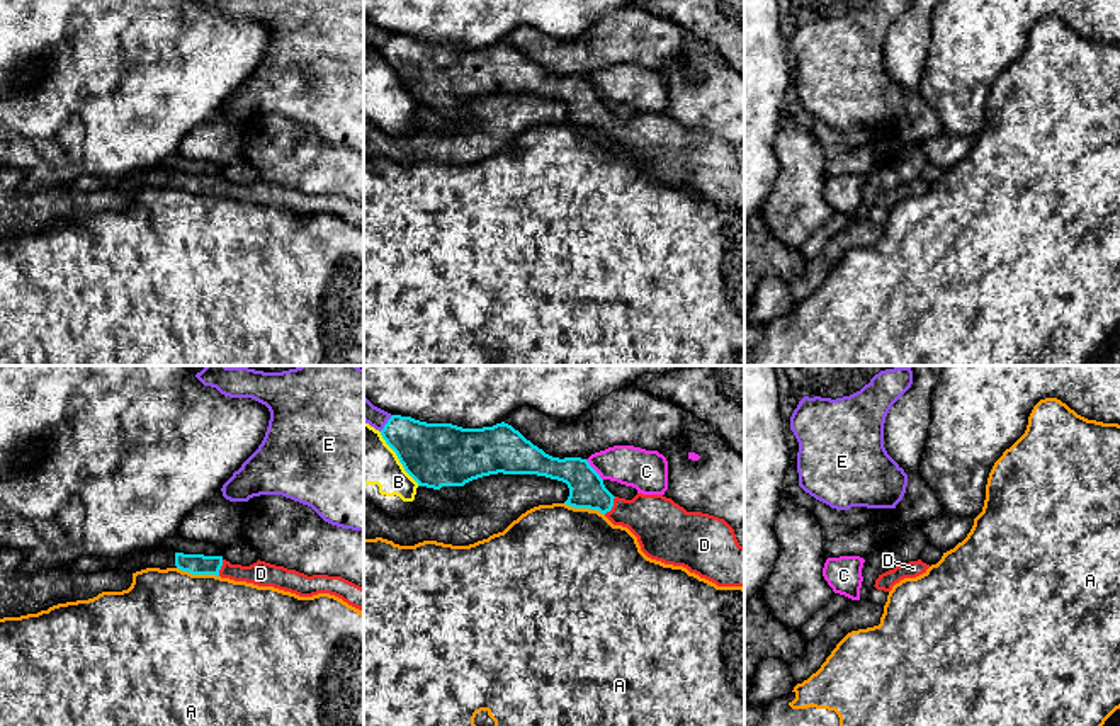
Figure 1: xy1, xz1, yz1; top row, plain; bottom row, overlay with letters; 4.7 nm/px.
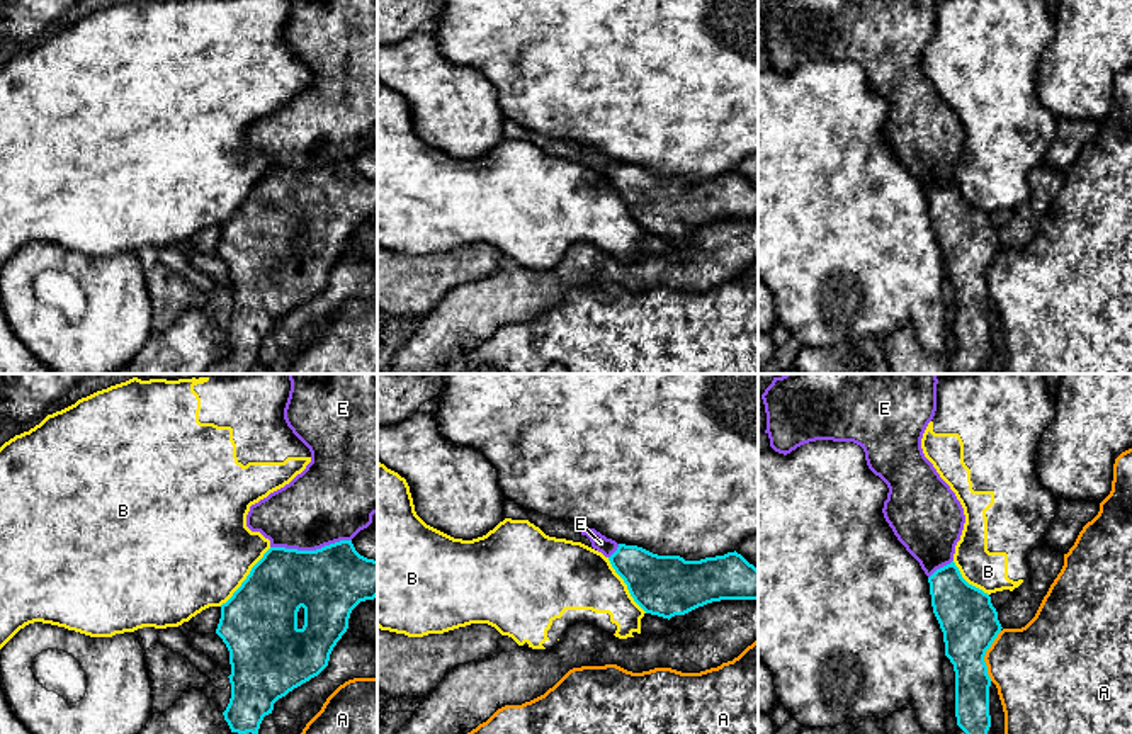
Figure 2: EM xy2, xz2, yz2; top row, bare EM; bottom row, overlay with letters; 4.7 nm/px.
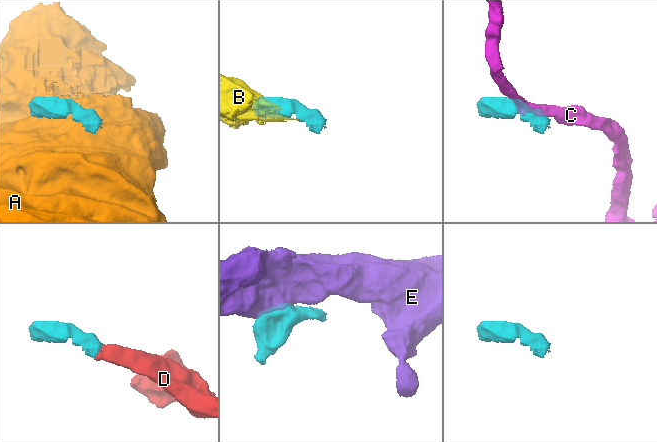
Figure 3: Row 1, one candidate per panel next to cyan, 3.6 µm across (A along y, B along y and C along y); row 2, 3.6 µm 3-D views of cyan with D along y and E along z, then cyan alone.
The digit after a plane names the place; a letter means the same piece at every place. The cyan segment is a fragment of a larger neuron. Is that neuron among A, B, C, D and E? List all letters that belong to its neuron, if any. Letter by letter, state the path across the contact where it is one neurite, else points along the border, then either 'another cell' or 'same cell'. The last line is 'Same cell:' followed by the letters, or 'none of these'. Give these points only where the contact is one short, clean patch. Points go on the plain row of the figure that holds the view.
A: another cell
B: another cell
C: another cell
D: across xz1 (587, 109), (610, 126), (651, 136), (660, 143) | same cell
E: another cell
Same cell: D

